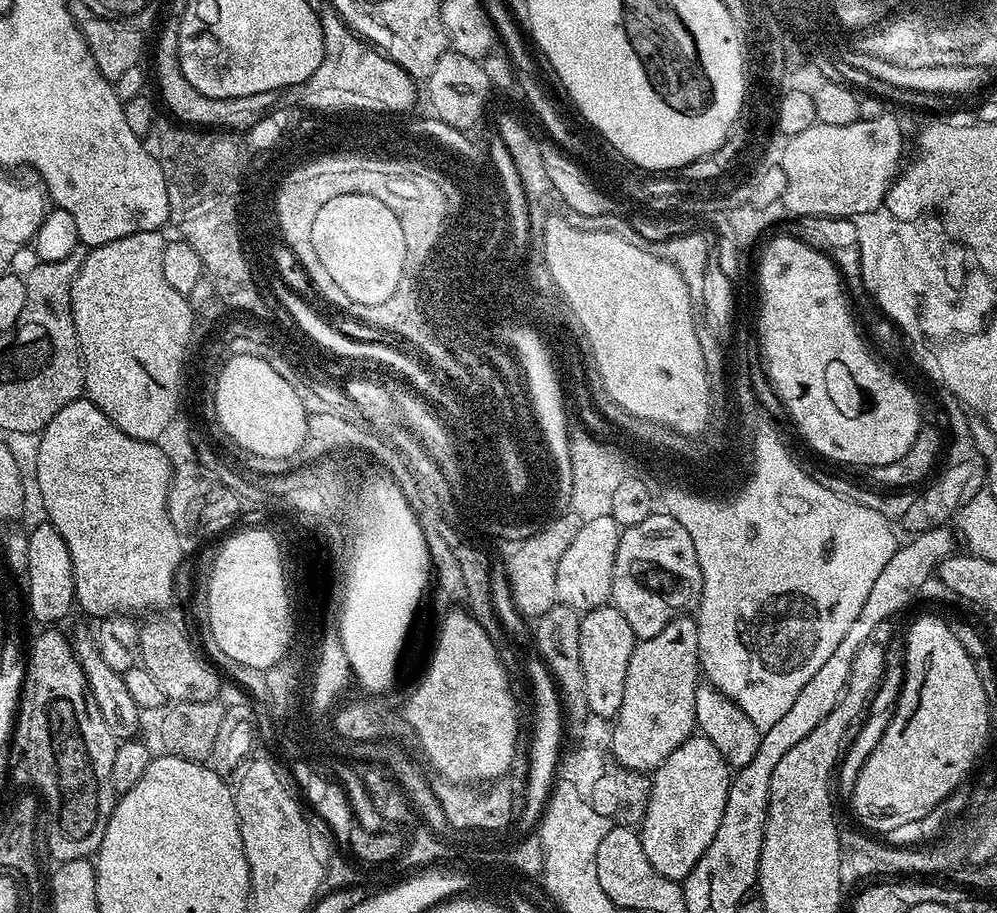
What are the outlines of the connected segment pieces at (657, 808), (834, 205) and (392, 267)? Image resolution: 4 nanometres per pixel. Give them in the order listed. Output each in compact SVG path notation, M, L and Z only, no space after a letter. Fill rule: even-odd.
M693 734L689 736L666 762L656 767L651 773L652 789L649 792L648 806L645 810L644 820L641 821L638 831L642 850L646 850L646 858L650 858L650 866L658 870L666 878L680 882L694 870L698 858L706 854L714 834L718 834L718 826L722 822L722 814L728 797L730 783L730 766L718 754L718 746L710 742L705 736Z
M891 114L858 119L850 126L830 126L819 122L811 124L806 130L802 130L802 134L787 137L783 145L781 166L786 170L786 190L782 208L793 212L791 215L796 218L858 218L867 212L874 212L885 203L888 189L891 188L892 181L901 167L900 151L903 148L904 136L900 133L900 124Z
M366 194L333 198L314 218L313 244L321 265L354 303L374 306L391 299L404 273L407 241L394 210Z

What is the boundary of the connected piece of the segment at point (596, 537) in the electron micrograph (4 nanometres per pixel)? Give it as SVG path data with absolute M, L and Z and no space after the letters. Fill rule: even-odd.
M612 516L593 518L581 523L574 542L570 542L562 562L558 562L556 599L581 614L605 607L612 598L614 582L614 558L618 550L622 529Z

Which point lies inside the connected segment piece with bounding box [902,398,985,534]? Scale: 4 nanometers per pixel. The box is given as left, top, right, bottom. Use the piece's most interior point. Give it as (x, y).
(964, 476)

